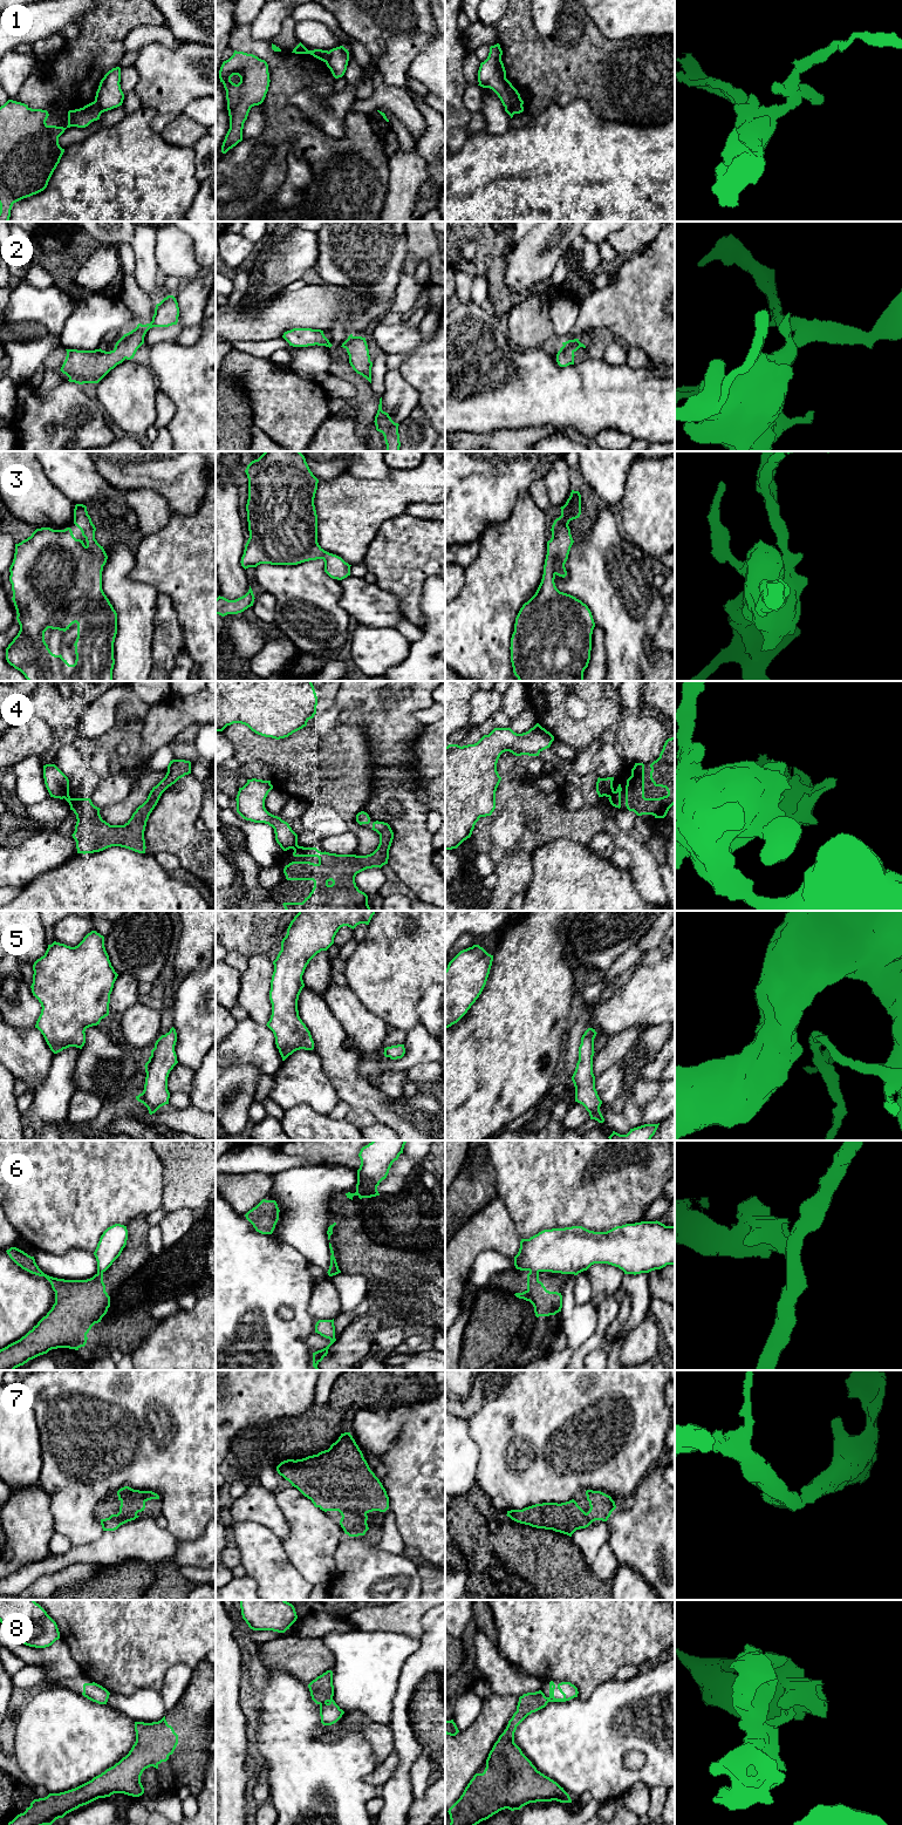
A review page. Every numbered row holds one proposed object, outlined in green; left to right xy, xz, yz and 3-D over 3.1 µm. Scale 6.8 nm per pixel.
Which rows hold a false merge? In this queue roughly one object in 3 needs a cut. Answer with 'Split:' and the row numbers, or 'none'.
Split: 1, 4, 6, 8

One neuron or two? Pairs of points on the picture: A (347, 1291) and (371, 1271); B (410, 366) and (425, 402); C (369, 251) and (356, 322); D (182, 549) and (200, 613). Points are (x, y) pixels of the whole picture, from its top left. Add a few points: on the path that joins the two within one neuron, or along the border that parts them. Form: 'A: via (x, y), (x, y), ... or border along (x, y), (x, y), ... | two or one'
A: border along (341, 1271), (362, 1274), (369, 1282), (367, 1294) | two
B: via (419, 375), (425, 381), (425, 393) | one
C: via (370, 269), (376, 283), (376, 304), (374, 306) | one
D: via (198, 565), (200, 567), (200, 597) | one

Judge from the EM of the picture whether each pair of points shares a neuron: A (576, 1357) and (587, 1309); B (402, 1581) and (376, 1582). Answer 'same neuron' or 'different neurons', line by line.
A: different neurons
B: same neuron

